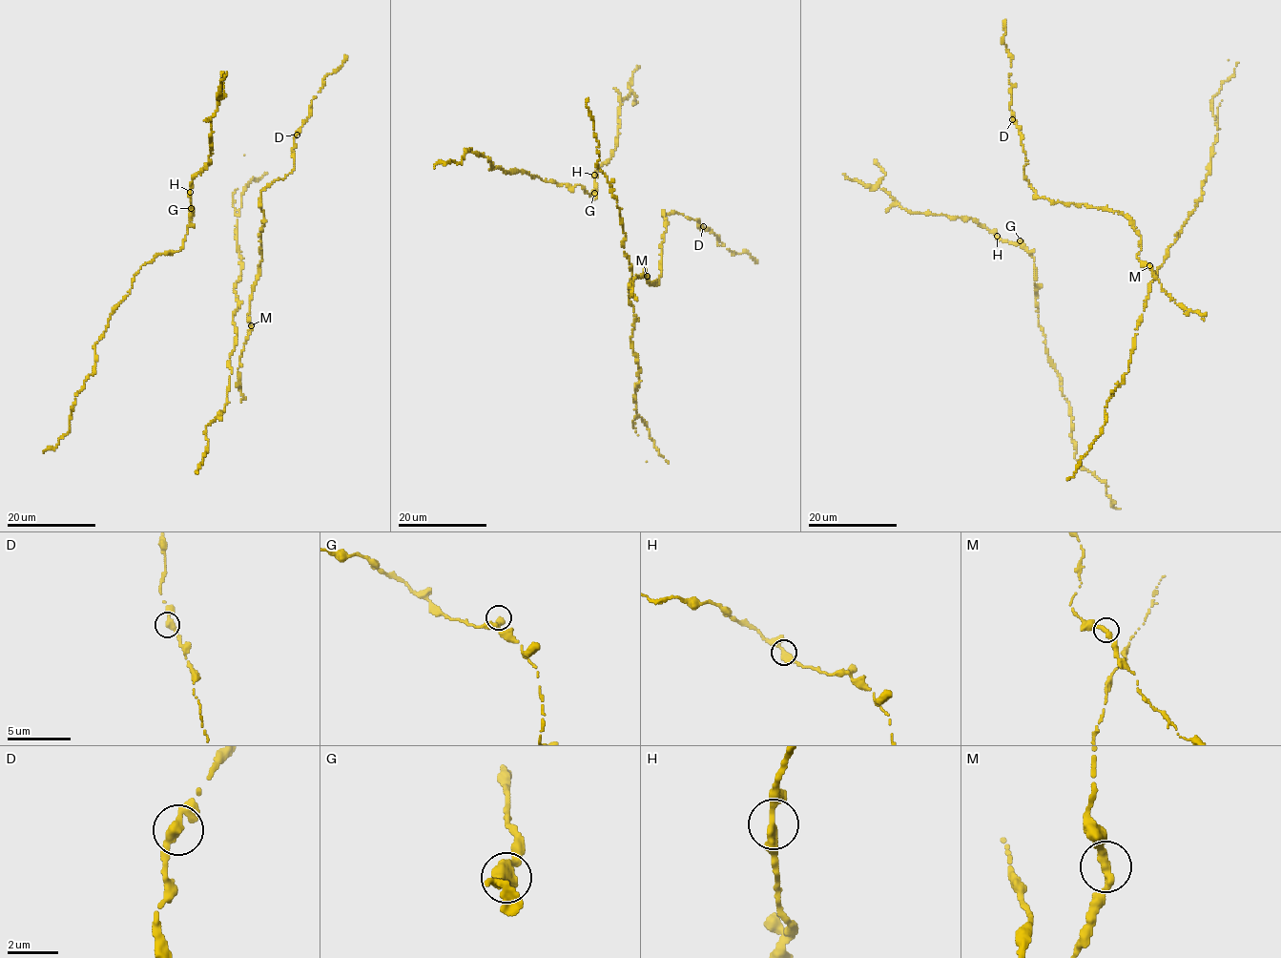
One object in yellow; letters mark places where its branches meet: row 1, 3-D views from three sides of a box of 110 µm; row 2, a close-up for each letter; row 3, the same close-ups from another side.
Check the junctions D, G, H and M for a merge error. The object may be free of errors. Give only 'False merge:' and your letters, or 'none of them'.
False merge: none of them

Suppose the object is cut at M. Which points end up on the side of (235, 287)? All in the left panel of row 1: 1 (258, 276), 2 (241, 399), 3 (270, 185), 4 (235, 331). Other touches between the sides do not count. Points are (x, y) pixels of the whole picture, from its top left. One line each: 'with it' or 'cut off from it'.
1: cut off from it
2: cut off from it
3: cut off from it
4: with it

